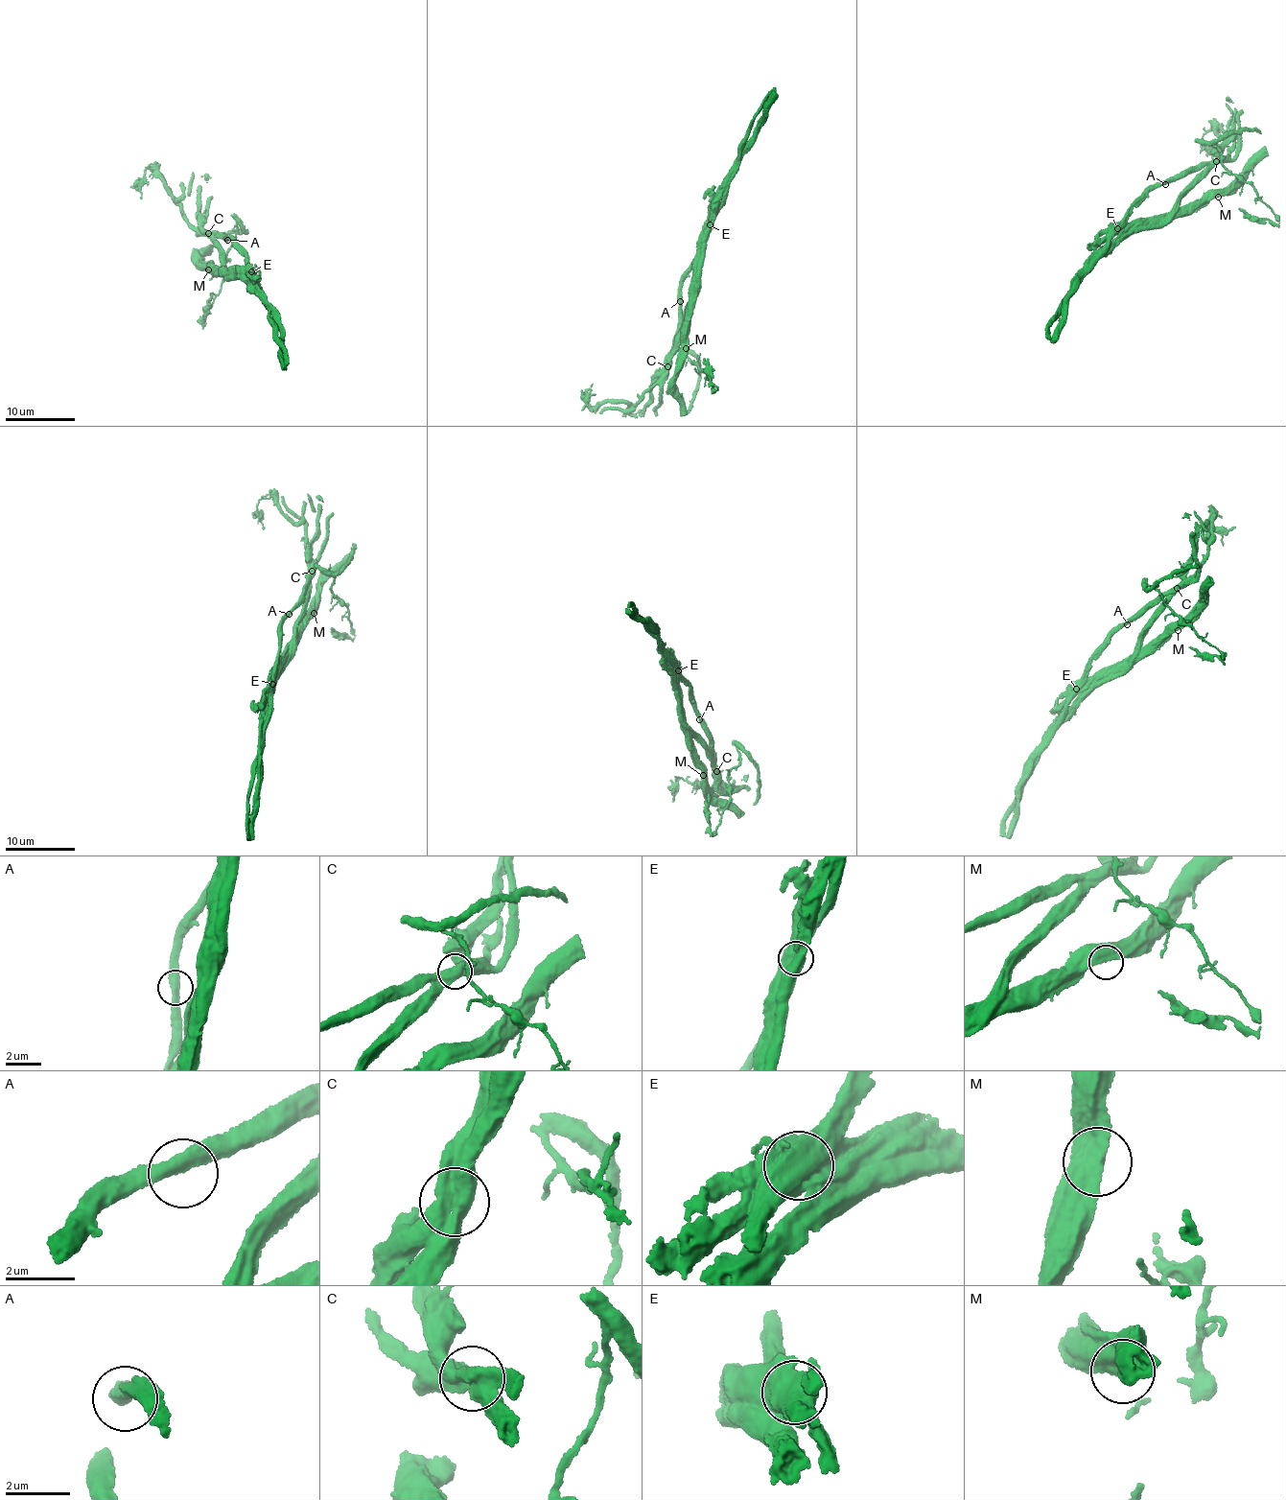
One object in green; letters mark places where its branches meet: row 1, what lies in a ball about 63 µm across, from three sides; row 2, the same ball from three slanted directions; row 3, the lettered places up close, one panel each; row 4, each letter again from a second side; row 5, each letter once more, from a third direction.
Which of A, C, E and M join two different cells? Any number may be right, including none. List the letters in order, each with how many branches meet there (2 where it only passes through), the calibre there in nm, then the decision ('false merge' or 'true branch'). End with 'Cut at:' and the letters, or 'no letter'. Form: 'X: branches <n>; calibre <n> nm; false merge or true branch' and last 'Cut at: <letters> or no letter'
A: branches 2; calibre 400 nm; true branch
C: branches 2; calibre 700 nm; false merge
E: branches 2; calibre 800 nm; false merge
M: branches 2; calibre 500 nm; true branch
Cut at: C, E

